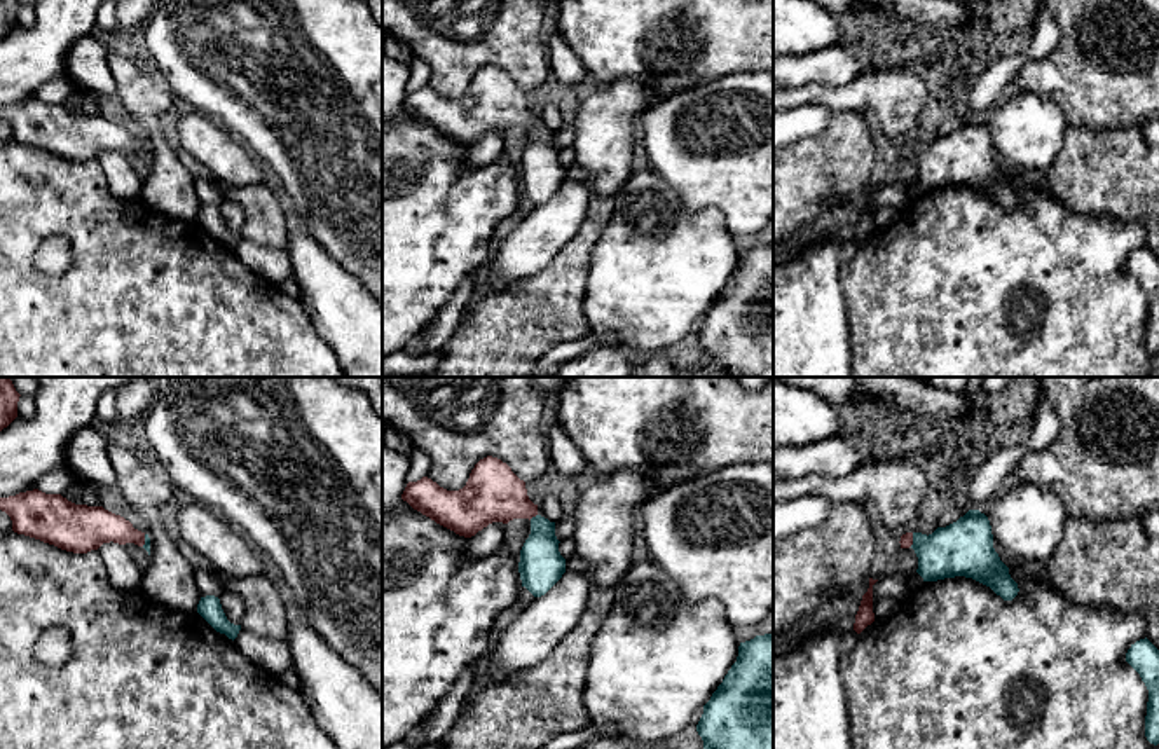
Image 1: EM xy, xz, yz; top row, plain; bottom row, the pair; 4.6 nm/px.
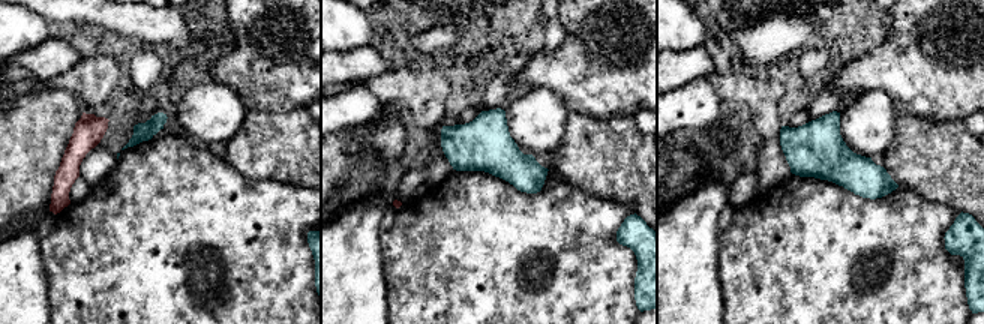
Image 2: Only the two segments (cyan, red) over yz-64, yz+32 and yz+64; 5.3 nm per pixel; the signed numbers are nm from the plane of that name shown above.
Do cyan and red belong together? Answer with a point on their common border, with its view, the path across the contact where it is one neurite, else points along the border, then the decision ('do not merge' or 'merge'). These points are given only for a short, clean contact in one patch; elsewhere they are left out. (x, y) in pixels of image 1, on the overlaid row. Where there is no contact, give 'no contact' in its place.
meets cyan in xz at (533, 517); runs through xz (541, 566), (541, 528), (533, 517), (522, 507), (493, 493); merge

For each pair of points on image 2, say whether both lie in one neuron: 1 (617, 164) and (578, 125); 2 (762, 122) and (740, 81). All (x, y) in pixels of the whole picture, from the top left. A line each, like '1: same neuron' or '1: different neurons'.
1: same neuron
2: same neuron

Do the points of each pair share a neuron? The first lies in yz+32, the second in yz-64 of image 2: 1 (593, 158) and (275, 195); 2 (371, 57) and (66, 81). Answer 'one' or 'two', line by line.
1: two
2: two

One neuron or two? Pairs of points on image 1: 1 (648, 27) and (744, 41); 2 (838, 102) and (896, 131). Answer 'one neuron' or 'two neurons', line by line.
1: one neuron
2: one neuron

